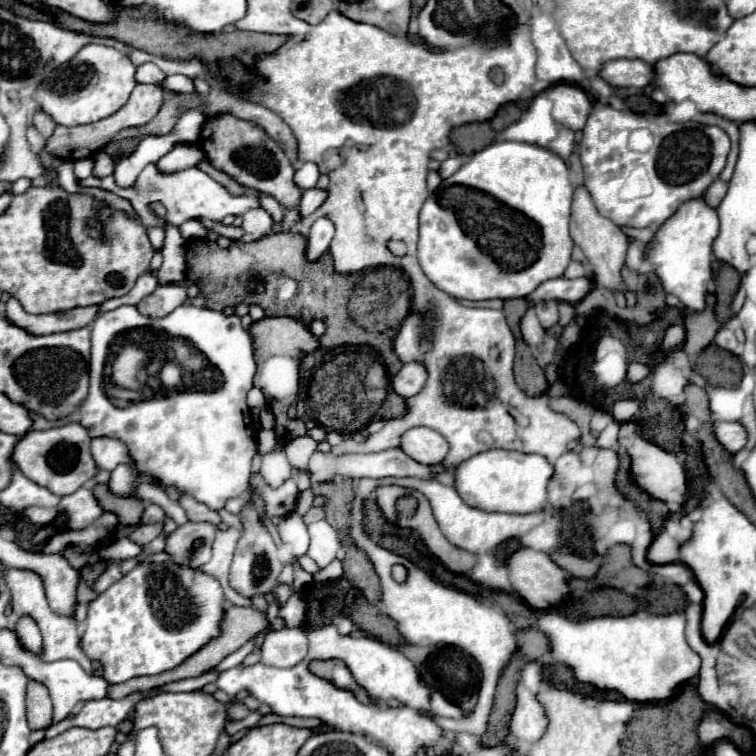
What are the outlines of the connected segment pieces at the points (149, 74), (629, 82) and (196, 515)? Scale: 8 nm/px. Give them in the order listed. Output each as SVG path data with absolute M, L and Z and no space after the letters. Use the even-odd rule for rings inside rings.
M156 64L136 68L136 82L140 82L140 84L158 84L160 80L164 80L164 74Z
M610 60L602 64L600 78L604 78L610 86L626 86L642 90L646 84L652 82L652 68L642 60Z
M182 494L182 496L178 498L178 504L186 510L188 518L194 520L194 522L202 522L202 520L204 520L204 522L212 522L212 524L220 524L220 522L222 522L216 512L208 510L204 504L196 502L194 498L190 498L190 496L186 496L186 494Z

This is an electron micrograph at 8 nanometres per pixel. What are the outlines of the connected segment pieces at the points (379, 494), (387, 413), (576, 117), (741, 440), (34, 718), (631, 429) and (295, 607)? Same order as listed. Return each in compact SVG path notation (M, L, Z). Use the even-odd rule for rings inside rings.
M378 486L376 488L376 502L388 522L396 524L396 520L398 520L398 524L400 524L400 518L396 512L396 500L400 496L412 496L412 494L414 494L414 490L406 490L400 486Z
M388 390L384 402L378 410L378 416L380 418L394 418L394 416L400 416L400 414L404 414L404 398L400 398L392 390Z
M554 84L544 92L548 92L548 98L552 100L552 118L556 122L572 130L584 128L592 104L582 88L570 84Z
M722 422L714 426L714 438L726 452L736 452L746 444L746 430L738 422Z
M32 680L28 684L28 726L31 730L37 730L48 728L52 724L52 700L48 688Z
M624 422L620 426L618 442L620 442L620 446L626 448L626 452L630 456L630 474L632 474L630 478L634 480L634 484L640 490L644 490L650 498L666 502L668 508L672 512L676 512L684 504L684 498L686 498L686 472L684 472L684 466L676 460L676 456L672 456L670 452L662 450L660 446L644 440L640 434L640 426L634 422Z
M300 594L292 596L288 600L288 604L284 608L280 608L280 616L284 618L286 626L288 628L296 628L296 626L302 626L304 618L306 618L306 604L304 600L300 598Z

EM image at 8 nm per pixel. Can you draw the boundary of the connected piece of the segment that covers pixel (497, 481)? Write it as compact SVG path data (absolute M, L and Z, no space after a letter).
M486 450L454 468L454 488L460 498L486 512L510 512L526 514L542 510L546 504L546 484L552 476L552 464L538 454L510 452L510 450Z

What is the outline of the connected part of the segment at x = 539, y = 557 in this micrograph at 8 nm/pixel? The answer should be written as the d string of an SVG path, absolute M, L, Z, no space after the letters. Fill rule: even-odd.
M522 546L510 554L510 558L506 560L506 568L508 568L508 576L514 590L520 594L522 600L526 600L536 610L544 610L548 606L560 604L562 600L570 596L570 590L566 584L568 574L560 566L556 566L546 552L538 552L538 550Z

